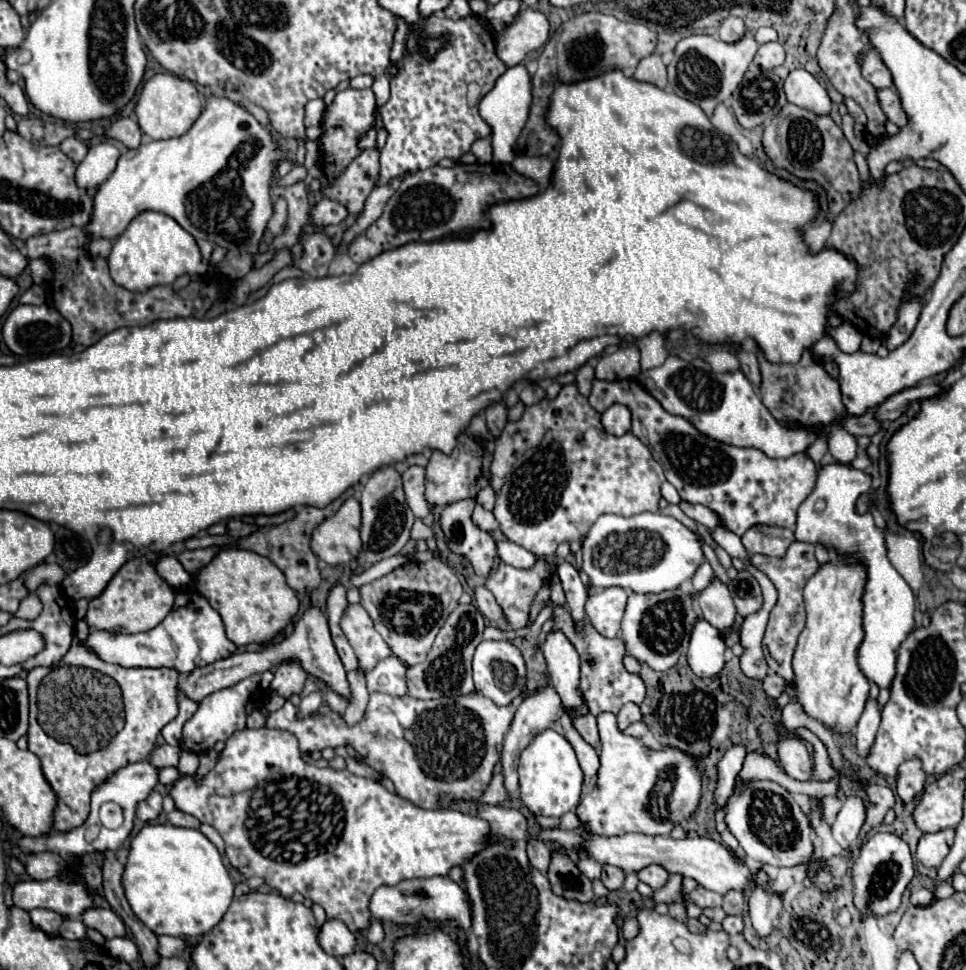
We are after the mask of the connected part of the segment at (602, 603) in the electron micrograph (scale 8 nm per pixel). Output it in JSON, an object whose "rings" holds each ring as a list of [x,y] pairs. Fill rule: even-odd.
{"rings":[[[608,587],[588,595],[586,615],[600,635],[604,637],[620,635],[620,619],[624,615],[626,599],[628,595],[622,587]]]}

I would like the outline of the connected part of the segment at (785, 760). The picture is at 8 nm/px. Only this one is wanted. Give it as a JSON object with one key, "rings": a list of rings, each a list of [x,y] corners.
{"rings":[[[788,735],[788,737],[780,739],[778,755],[780,755],[780,763],[782,763],[784,771],[792,779],[810,781],[810,777],[812,777],[812,759],[810,759],[804,743],[798,737]]]}

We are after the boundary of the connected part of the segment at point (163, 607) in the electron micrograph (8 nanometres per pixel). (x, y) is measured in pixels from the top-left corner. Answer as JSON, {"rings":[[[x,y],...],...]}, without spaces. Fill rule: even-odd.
{"rings":[[[140,557],[124,563],[120,571],[110,579],[106,589],[98,597],[90,599],[84,621],[88,623],[90,629],[100,631],[124,629],[128,633],[142,633],[154,629],[170,613],[172,605],[174,589],[156,573],[154,563],[150,563],[146,557]]]}

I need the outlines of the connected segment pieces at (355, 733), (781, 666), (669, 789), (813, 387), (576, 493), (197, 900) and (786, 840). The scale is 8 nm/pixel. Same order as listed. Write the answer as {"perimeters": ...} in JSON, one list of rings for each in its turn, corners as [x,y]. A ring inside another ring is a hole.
{"perimeters":[[[[372,693],[362,721],[354,727],[344,725],[344,719],[330,711],[326,703],[318,709],[318,713],[322,713],[320,719],[314,715],[296,719],[298,709],[286,701],[278,711],[268,715],[266,727],[288,729],[294,733],[300,741],[302,753],[352,745],[364,763],[394,783],[398,797],[408,799],[412,805],[422,809],[438,809],[440,805],[432,801],[432,793],[440,793],[440,797],[482,797],[492,779],[492,769],[500,759],[504,733],[508,731],[514,711],[524,697],[526,695],[520,695],[510,705],[498,707],[480,693],[442,697],[434,701],[422,701],[410,695],[388,697],[384,693]],[[416,723],[418,753],[416,747],[406,739],[406,731]]],[[[800,541],[792,543],[786,557],[782,557],[782,559],[768,557],[768,555],[752,555],[752,563],[770,577],[770,581],[774,583],[774,587],[778,591],[778,601],[776,601],[774,609],[770,611],[770,619],[768,619],[768,627],[766,627],[762,645],[768,651],[770,667],[786,683],[792,683],[792,663],[790,661],[792,661],[792,653],[796,649],[796,639],[798,639],[798,635],[800,635],[800,631],[804,629],[804,623],[806,623],[802,589],[804,589],[806,581],[818,571],[820,563],[814,557],[814,545],[800,543]]],[[[612,713],[598,715],[600,729],[600,767],[594,789],[584,795],[576,817],[586,835],[668,835],[676,823],[686,823],[700,799],[700,773],[696,761],[678,749],[652,751],[636,737],[620,733]]],[[[806,351],[796,365],[772,365],[764,359],[762,353],[758,353],[758,361],[762,369],[762,403],[780,423],[796,423],[800,427],[812,429],[832,425],[844,415],[846,407],[842,403],[840,385],[828,377],[824,367],[812,357],[812,351]]],[[[564,385],[558,393],[558,397],[550,403],[548,399],[544,399],[540,405],[534,405],[530,409],[524,409],[524,415],[520,421],[516,423],[506,423],[504,427],[504,433],[496,439],[496,451],[494,451],[494,461],[492,461],[492,467],[490,467],[490,473],[492,477],[504,477],[504,485],[502,489],[496,493],[496,507],[494,507],[494,515],[500,523],[500,529],[502,533],[514,541],[516,545],[532,551],[536,557],[540,559],[550,559],[554,557],[554,551],[560,543],[572,543],[572,541],[578,541],[580,537],[584,537],[588,533],[588,529],[592,527],[592,523],[604,515],[604,513],[614,513],[614,515],[622,515],[622,517],[630,517],[630,515],[638,515],[638,513],[644,513],[644,511],[652,511],[656,513],[658,511],[658,501],[660,501],[660,485],[664,483],[664,471],[662,471],[662,465],[652,457],[652,453],[648,451],[648,447],[638,439],[634,437],[630,431],[616,437],[616,435],[610,435],[604,431],[602,423],[600,423],[600,413],[596,409],[590,407],[588,399],[582,397],[576,389],[576,385]]],[[[146,823],[130,841],[122,887],[134,915],[154,935],[198,939],[220,923],[232,903],[234,883],[218,849],[198,831],[170,823]]],[[[754,781],[750,789],[742,789],[740,795],[730,797],[726,811],[726,825],[732,835],[738,839],[746,857],[750,861],[772,865],[772,867],[808,867],[808,879],[822,891],[834,893],[838,891],[836,879],[830,875],[822,859],[812,859],[812,823],[808,813],[800,809],[800,805],[792,799],[792,795],[772,781]]]]}

